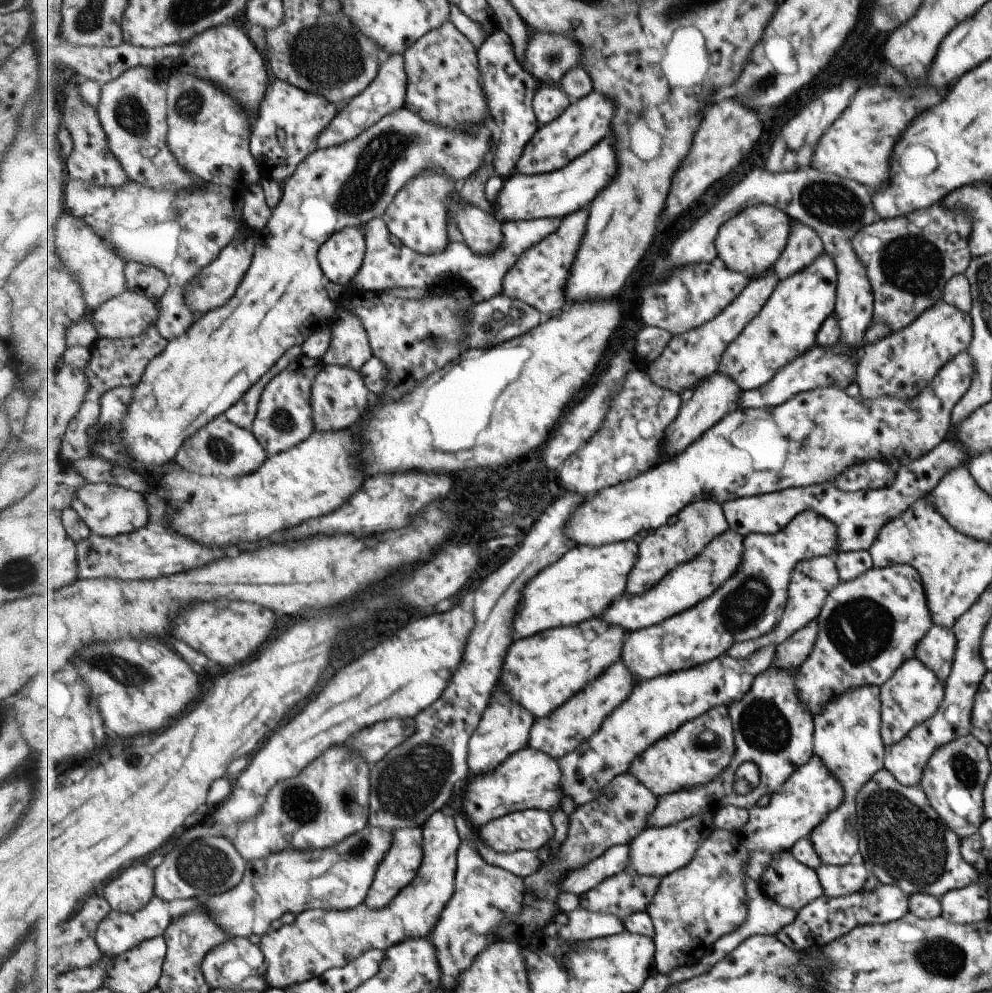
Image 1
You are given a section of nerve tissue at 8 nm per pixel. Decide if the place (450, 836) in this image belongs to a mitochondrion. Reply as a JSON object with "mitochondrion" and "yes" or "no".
{"mitochondrion":"no"}

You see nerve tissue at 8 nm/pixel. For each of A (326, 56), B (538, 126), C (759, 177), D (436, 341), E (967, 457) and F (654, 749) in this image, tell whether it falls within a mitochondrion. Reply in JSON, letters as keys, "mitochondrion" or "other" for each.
{"A":"mitochondrion","B":"other","C":"other","D":"mitochondrion","E":"other","F":"other"}

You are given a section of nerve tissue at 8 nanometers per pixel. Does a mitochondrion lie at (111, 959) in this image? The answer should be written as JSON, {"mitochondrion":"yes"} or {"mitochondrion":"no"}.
{"mitochondrion":"no"}

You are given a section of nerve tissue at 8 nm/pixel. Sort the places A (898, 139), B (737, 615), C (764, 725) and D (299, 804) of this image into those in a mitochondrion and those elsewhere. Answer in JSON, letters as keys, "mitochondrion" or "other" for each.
{"A":"other","B":"mitochondrion","C":"mitochondrion","D":"mitochondrion"}

